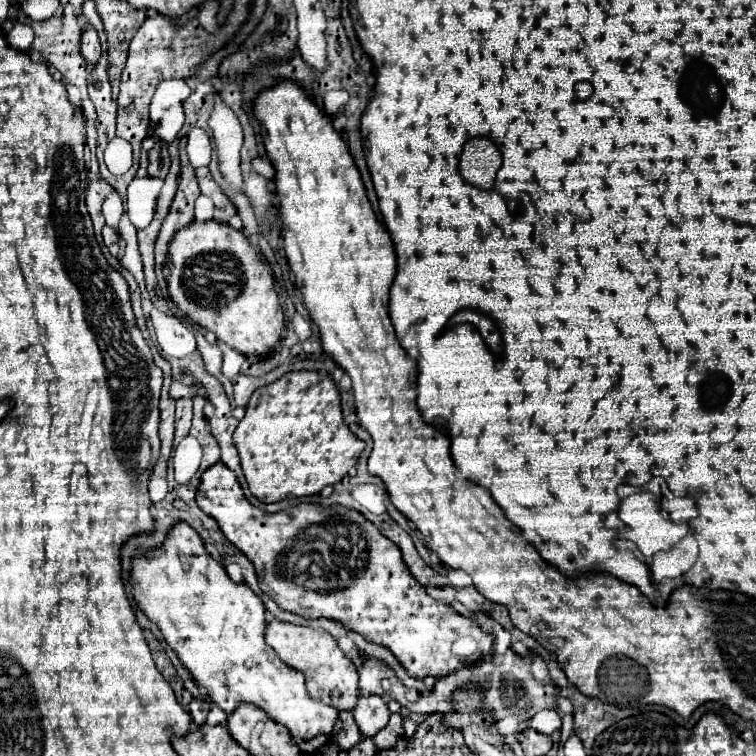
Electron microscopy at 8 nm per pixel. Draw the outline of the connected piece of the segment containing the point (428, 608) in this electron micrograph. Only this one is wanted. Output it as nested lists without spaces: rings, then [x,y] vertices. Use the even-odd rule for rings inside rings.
[[[216,463],[202,473],[196,503],[204,513],[218,521],[226,539],[252,561],[260,589],[270,595],[278,607],[302,615],[304,619],[338,619],[342,625],[350,627],[350,631],[358,631],[364,639],[388,647],[410,677],[424,679],[432,675],[440,679],[490,655],[494,637],[484,635],[472,619],[458,615],[450,605],[432,599],[410,575],[400,549],[358,511],[342,505],[320,507],[302,503],[290,509],[290,517],[284,511],[266,513],[248,503],[236,475],[224,463]]]

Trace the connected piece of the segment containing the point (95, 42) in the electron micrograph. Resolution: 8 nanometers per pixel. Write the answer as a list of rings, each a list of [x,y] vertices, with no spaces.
[[[86,27],[82,31],[82,57],[92,65],[100,59],[100,39],[94,27]]]

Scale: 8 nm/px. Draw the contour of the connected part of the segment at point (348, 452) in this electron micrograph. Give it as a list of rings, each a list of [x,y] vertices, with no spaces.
[[[316,371],[286,373],[276,383],[256,389],[246,407],[244,419],[234,431],[234,445],[238,449],[248,487],[252,495],[262,503],[318,495],[326,485],[336,485],[338,481],[342,481],[356,465],[360,453],[366,447],[360,439],[354,437],[354,433],[346,427],[342,419],[340,393],[336,389],[336,383]]]

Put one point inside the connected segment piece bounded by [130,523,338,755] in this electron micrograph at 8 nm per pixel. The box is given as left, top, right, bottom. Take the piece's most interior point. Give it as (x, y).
(216, 627)

